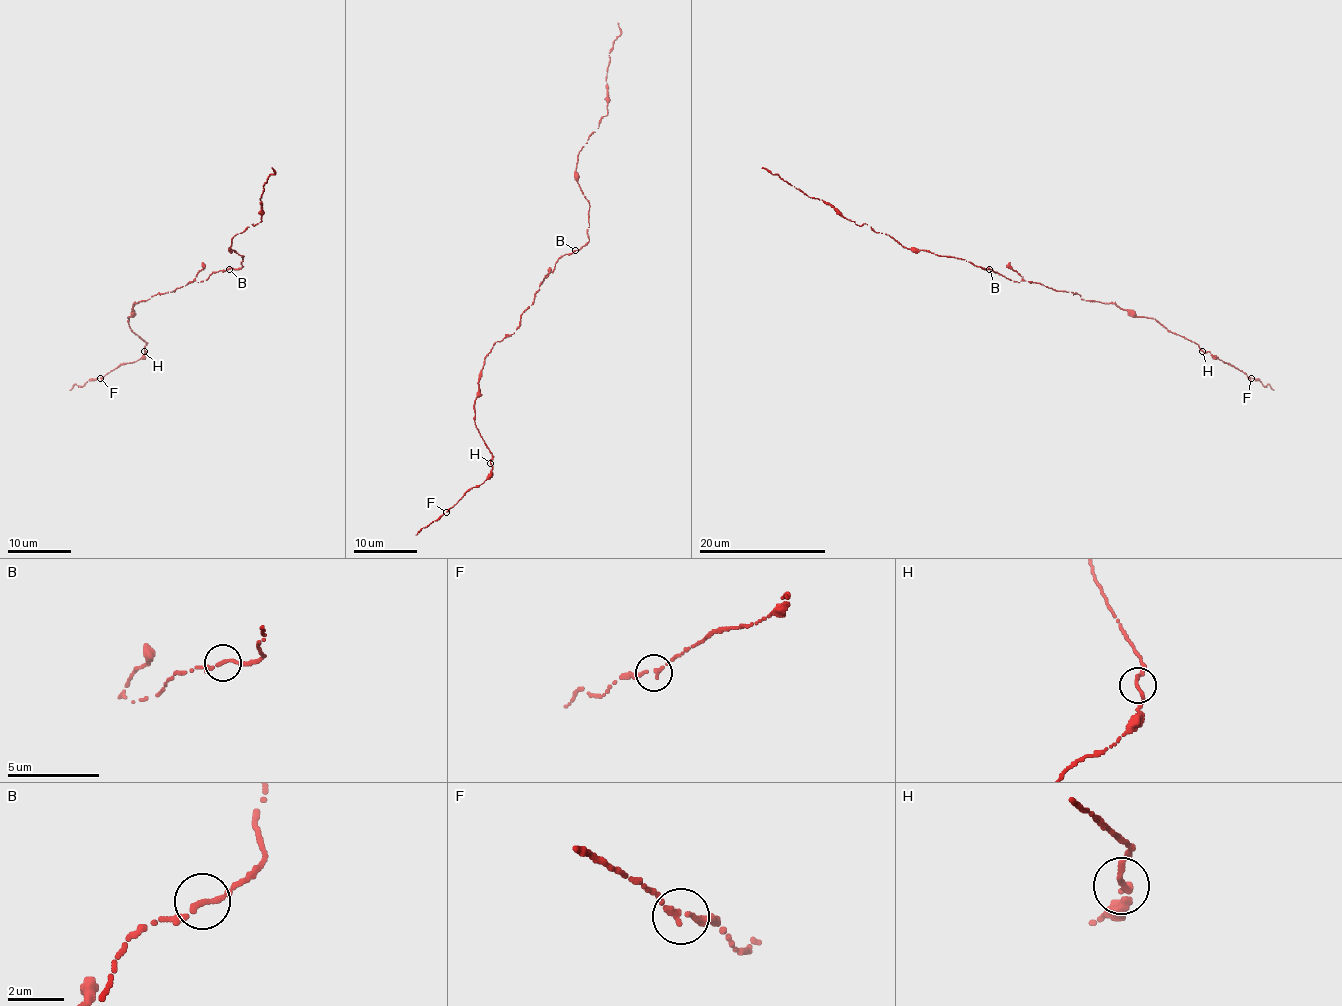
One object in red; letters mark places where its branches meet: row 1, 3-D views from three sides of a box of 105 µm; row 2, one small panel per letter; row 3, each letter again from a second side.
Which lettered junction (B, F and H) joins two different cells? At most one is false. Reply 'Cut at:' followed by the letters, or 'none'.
Cut at: none

